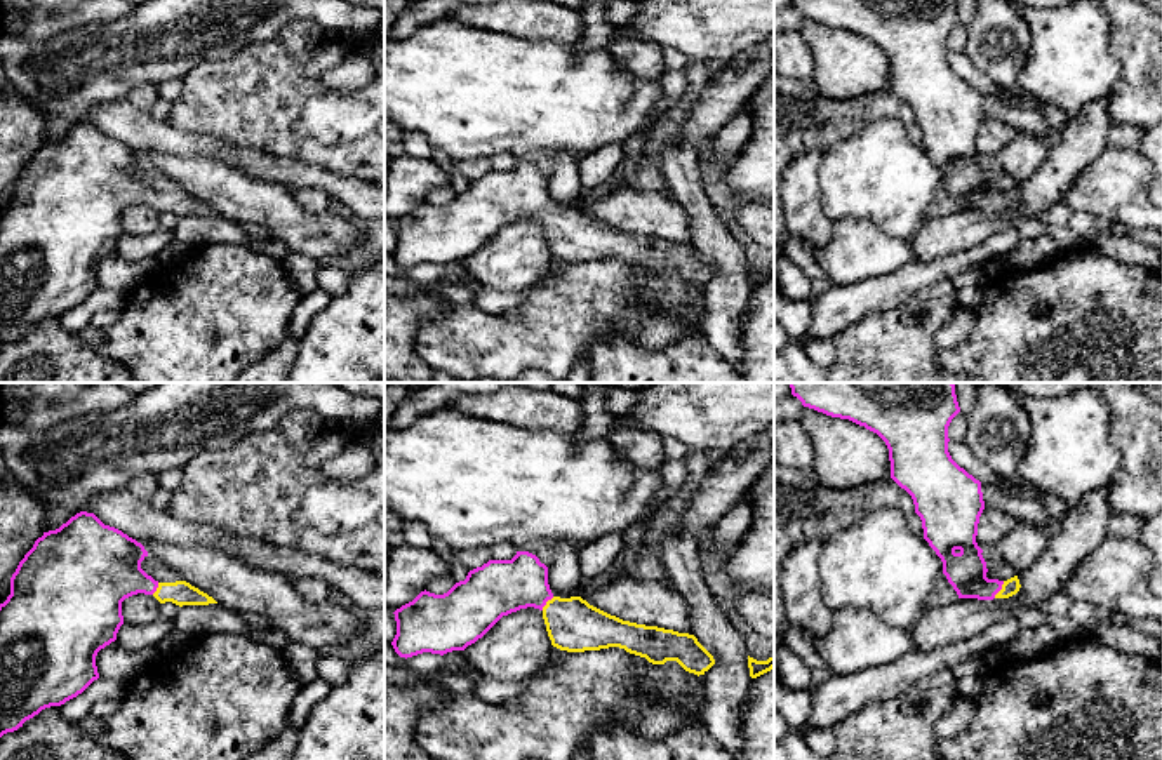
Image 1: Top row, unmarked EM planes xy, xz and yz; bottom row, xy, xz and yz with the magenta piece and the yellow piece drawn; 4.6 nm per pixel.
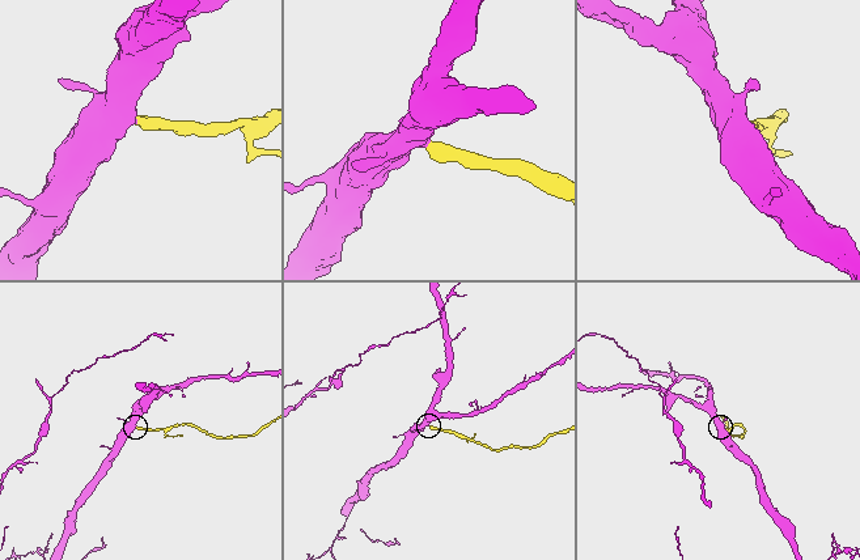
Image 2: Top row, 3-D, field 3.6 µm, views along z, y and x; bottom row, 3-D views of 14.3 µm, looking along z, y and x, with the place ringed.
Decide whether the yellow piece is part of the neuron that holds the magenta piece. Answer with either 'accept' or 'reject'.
accept

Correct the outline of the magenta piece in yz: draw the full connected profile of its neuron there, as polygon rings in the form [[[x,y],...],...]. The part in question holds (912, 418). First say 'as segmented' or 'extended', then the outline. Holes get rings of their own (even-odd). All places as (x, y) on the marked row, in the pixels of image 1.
extended; [[[790,383],[791,395],[804,407],[831,417],[849,419],[877,433],[889,449],[891,478],[905,489],[922,520],[924,539],[943,562],[943,574],[957,591],[958,598],[1009,598],[1021,588],[1018,576],[998,581],[986,577],[983,550],[976,543],[979,517],[985,510],[981,482],[960,468],[948,452],[948,426],[960,412],[953,383]]]

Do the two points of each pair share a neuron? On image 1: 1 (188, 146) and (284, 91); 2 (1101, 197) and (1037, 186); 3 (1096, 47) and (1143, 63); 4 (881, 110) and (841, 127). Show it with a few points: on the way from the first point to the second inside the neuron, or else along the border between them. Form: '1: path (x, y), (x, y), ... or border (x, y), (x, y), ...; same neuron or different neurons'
1: border (169, 122), (180, 129), (247, 146); different neurons
2: border (1093, 160), (1060, 200); different neurons
3: border (1107, 18), (1108, 49), (1121, 65), (1121, 75); different neurons
4: path (870, 110), (851, 117); same neuron

